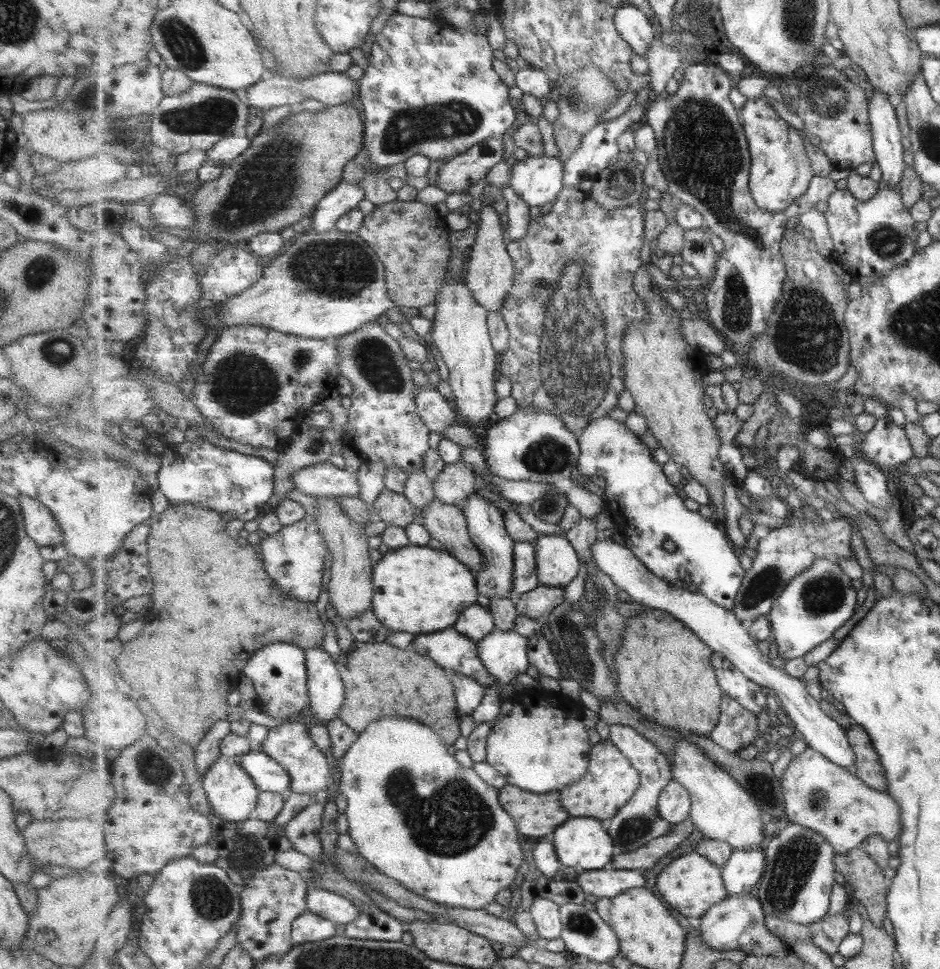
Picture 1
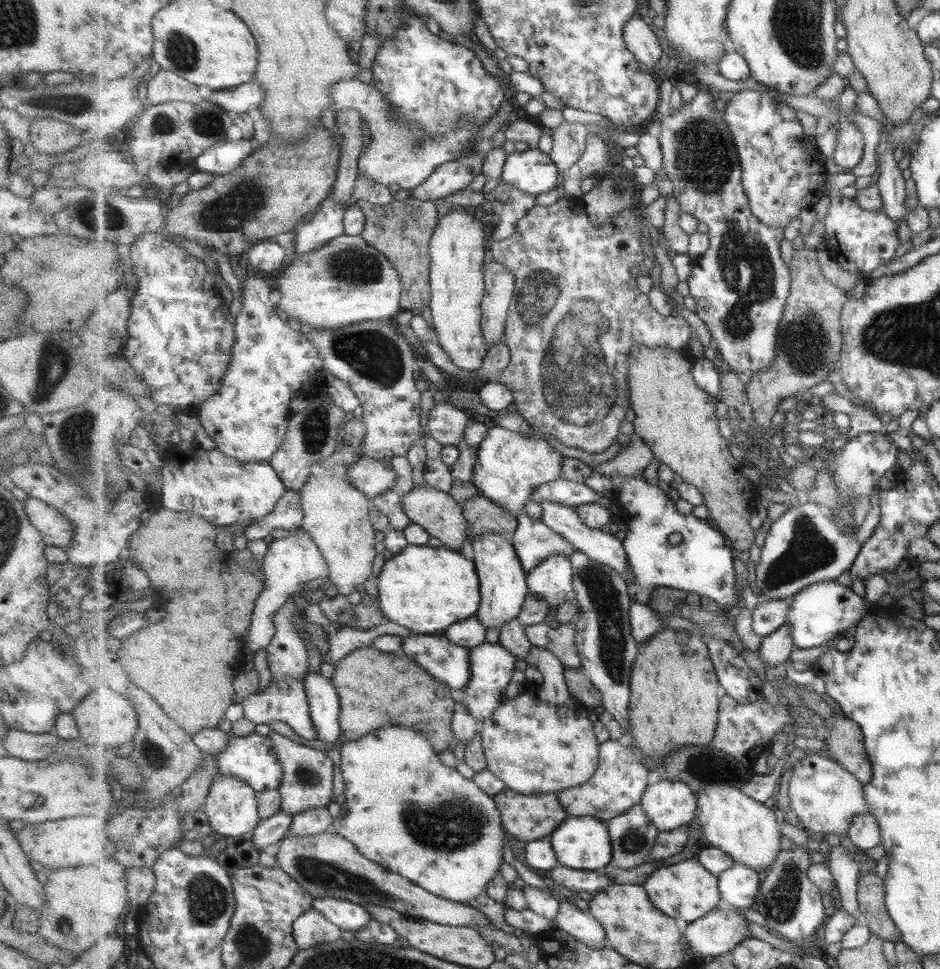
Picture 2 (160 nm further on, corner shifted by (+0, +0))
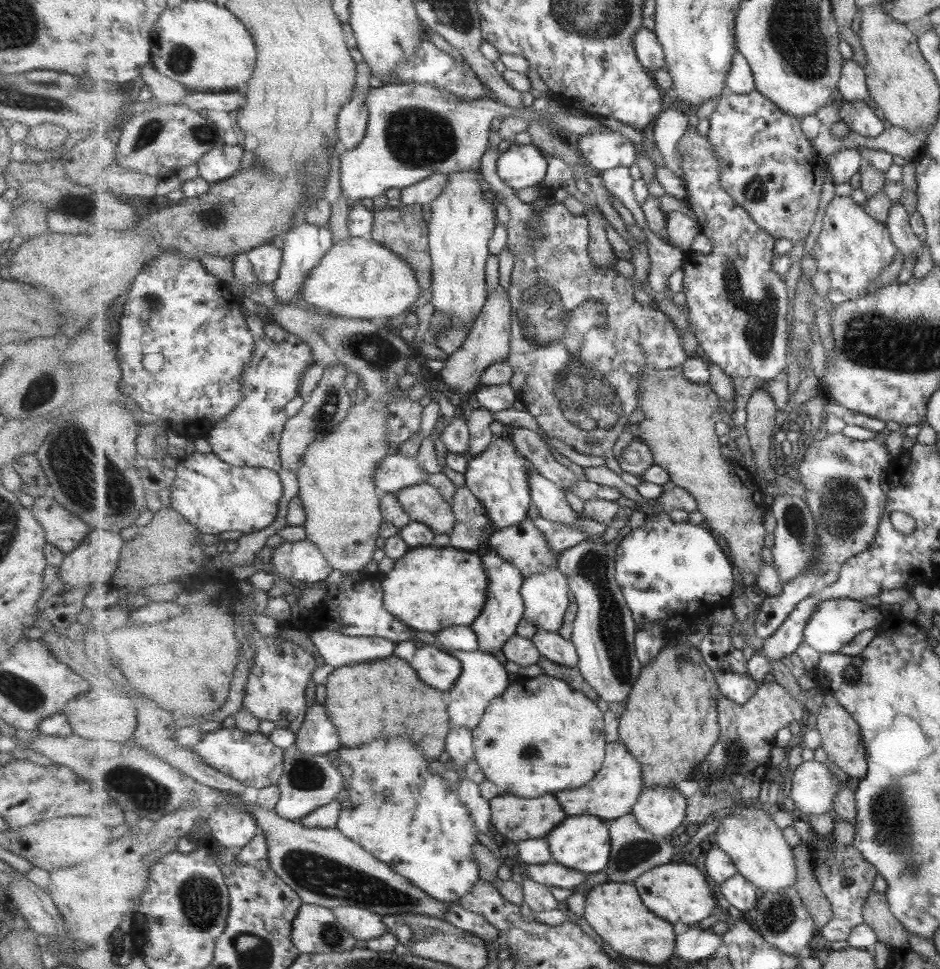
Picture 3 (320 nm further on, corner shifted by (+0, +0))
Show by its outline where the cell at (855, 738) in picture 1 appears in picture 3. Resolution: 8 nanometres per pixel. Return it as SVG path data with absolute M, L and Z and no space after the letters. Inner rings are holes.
M826 695L817 715L816 728L822 736L822 748L828 759L835 763L848 776L861 780L868 773L866 742L862 728L854 716L833 695Z

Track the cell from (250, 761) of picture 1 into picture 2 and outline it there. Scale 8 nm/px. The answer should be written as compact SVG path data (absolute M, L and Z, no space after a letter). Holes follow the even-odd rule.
M257 732L247 735L233 735L229 737L227 746L223 752L216 755L220 775L235 776L257 791L279 789L284 777L282 762L278 759L275 743L271 735L263 736Z

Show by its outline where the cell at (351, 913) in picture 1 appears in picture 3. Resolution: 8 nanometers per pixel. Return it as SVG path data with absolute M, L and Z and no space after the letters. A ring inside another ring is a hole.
M349 905L338 906L333 910L339 922L358 939L368 941L379 938L389 931L382 917L373 911Z

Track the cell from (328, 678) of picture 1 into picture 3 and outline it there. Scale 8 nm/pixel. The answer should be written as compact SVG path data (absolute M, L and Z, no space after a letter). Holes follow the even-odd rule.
M315 703L308 713L301 728L296 732L296 747L309 756L325 755L327 752L343 748L338 730L333 719L328 715L326 705Z

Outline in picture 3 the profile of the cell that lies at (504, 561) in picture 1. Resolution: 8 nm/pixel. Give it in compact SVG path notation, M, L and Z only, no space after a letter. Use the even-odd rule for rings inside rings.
M485 546L480 552L481 558L489 576L489 589L487 589L488 601L486 608L475 619L470 627L478 634L481 651L494 655L495 652L503 652L503 647L518 634L519 623L524 619L526 605L522 597L522 587L525 583L521 571L510 562L499 556L499 553Z

